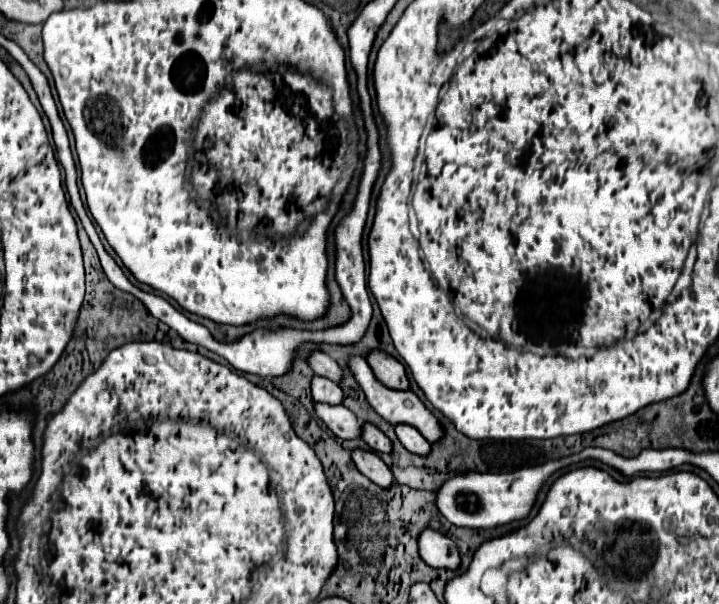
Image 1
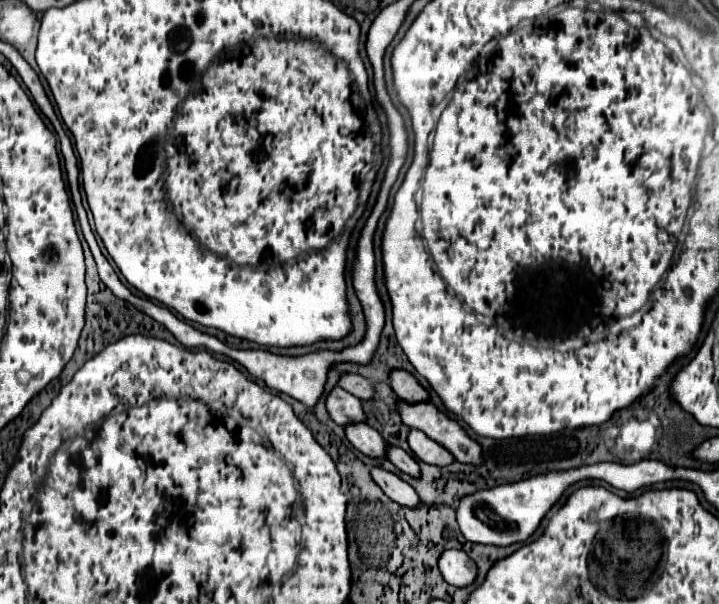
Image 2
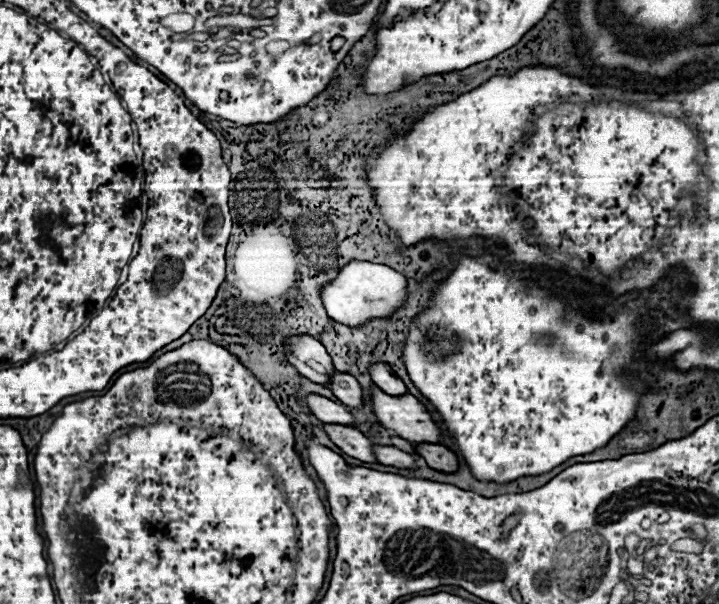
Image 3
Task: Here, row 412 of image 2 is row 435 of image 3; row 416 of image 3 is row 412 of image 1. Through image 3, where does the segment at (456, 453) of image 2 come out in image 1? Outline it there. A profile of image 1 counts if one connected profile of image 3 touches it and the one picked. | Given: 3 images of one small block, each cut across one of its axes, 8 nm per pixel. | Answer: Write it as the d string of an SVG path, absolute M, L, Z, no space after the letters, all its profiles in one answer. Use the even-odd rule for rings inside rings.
M360 356L350 358L348 364L350 364L350 368L352 368L352 372L354 372L356 380L358 380L358 384L362 386L362 390L364 390L364 394L366 394L370 406L372 406L384 420L388 420L390 424L408 424L408 426L414 426L414 428L420 430L420 434L422 434L428 442L438 442L440 438L444 438L444 428L440 426L440 422L436 420L436 416L424 406L424 402L422 402L412 390L396 392L396 390L384 388L384 386L378 382L378 378L374 376L372 368L368 366L368 362L366 362L364 358L360 358Z

